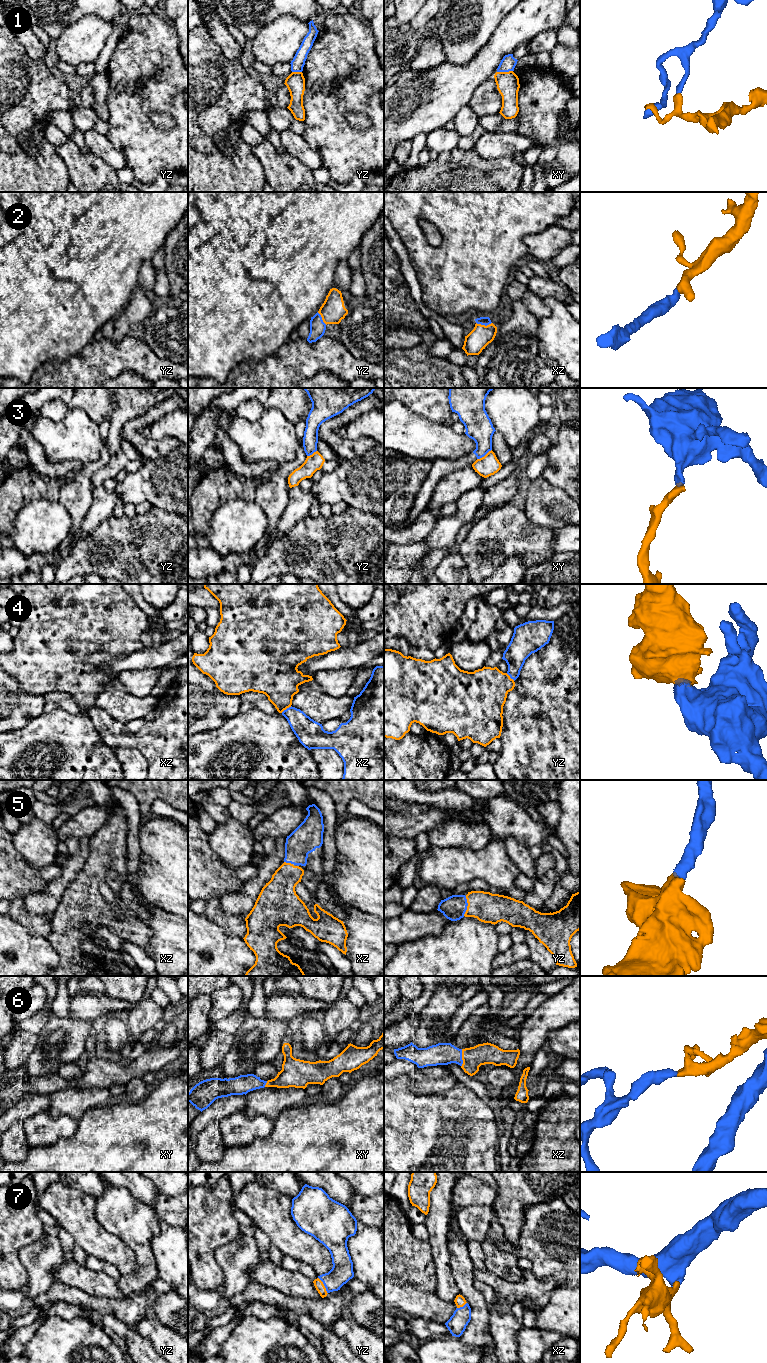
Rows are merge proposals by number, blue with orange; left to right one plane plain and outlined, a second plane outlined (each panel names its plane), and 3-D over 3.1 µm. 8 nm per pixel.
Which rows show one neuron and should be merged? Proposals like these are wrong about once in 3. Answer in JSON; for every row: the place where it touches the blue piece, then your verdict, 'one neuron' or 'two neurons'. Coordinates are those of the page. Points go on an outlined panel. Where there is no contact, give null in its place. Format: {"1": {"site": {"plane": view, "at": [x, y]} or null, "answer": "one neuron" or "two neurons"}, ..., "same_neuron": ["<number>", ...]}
{"1": {"site": {"plane": "xy", "at": [504, 71]}, "answer": "two neurons"}, "2": {"site": {"plane": "xz", "at": [484, 324]}, "answer": "one neuron"}, "3": {"site": {"plane": "xy", "at": [484, 455]}, "answer": "two neurons"}, "4": {"site": {"plane": "xz", "at": [287, 708]}, "answer": "two neurons"}, "5": {"site": {"plane": "yz", "at": [467, 905]}, "answer": "one neuron"}, "6": {"site": {"plane": "xz", "at": [461, 1058]}, "answer": "one neuron"}, "7": {"site": {"plane": "yz", "at": [324, 1285]}, "answer": "one neuron"}, "same_neuron": ["2", "5", "6", "7"]}

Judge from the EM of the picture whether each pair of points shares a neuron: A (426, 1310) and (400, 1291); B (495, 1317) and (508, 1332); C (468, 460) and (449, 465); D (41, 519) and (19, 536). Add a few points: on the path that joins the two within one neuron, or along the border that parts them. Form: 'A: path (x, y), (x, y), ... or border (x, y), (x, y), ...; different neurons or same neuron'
A: path (420, 1304), (406, 1297); same neuron
B: path (497, 1321), (504, 1328); same neuron
C: path (463, 462), (454, 464); same neuron
D: path (36, 524), (24, 536); same neuron

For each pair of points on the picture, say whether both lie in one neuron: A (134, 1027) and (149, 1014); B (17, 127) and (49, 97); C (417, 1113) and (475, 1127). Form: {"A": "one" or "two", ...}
{"A": "one", "B": "two", "C": "one"}

